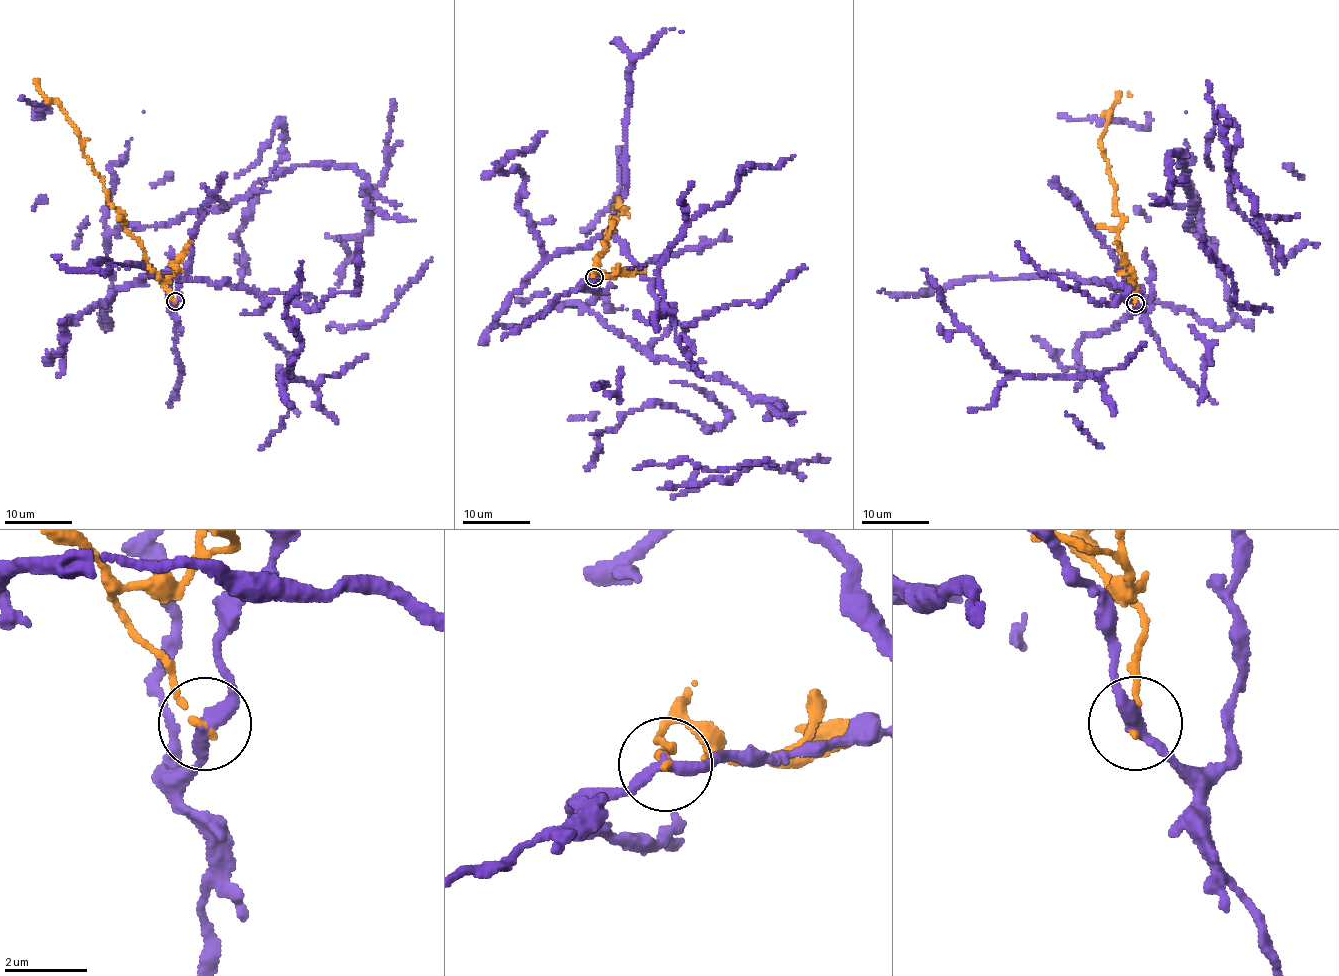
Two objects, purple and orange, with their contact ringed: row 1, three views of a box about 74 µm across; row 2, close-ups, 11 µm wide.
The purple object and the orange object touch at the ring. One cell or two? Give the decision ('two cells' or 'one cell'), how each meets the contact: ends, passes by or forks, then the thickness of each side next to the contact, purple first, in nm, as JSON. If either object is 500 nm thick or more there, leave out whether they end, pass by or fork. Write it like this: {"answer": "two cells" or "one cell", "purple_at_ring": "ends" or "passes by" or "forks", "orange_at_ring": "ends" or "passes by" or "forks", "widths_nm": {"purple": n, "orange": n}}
{"answer": "two cells", "purple_at_ring": "passes by", "orange_at_ring": "ends", "widths_nm": {"purple": 320, "orange": 180}}

